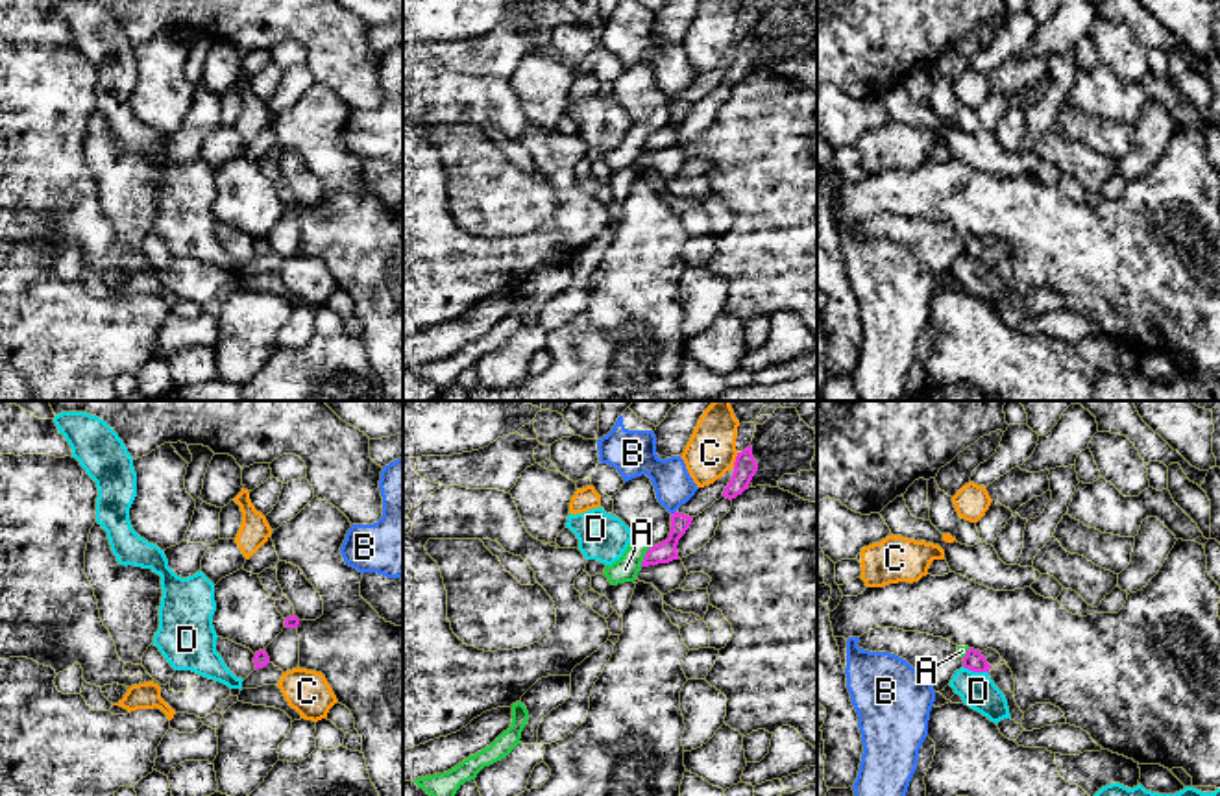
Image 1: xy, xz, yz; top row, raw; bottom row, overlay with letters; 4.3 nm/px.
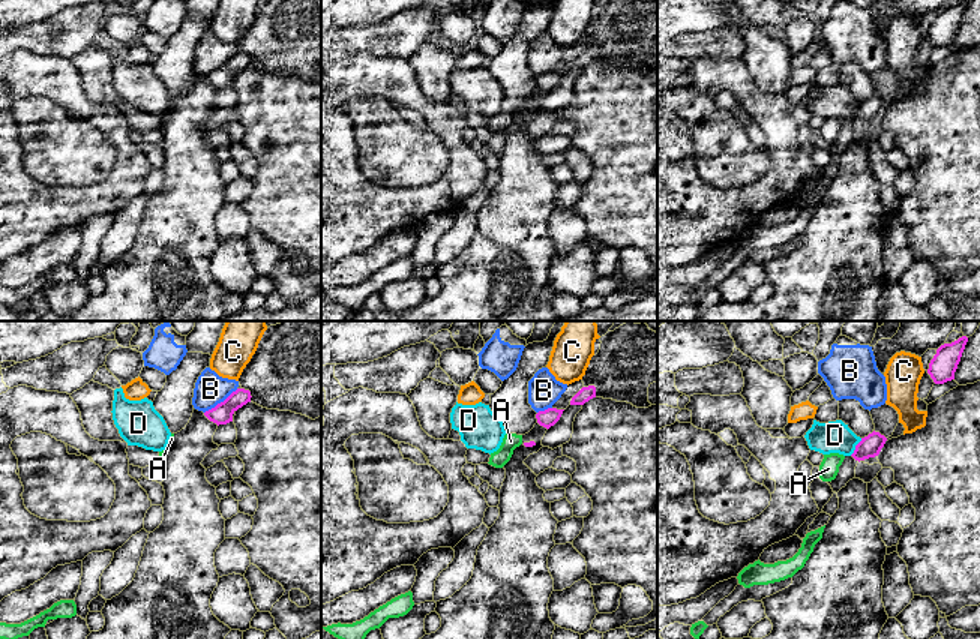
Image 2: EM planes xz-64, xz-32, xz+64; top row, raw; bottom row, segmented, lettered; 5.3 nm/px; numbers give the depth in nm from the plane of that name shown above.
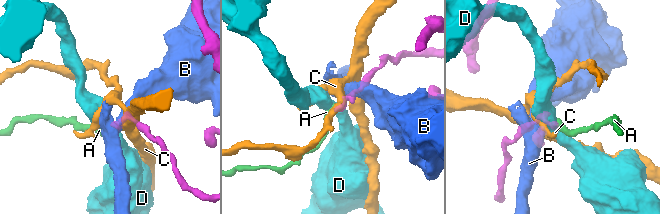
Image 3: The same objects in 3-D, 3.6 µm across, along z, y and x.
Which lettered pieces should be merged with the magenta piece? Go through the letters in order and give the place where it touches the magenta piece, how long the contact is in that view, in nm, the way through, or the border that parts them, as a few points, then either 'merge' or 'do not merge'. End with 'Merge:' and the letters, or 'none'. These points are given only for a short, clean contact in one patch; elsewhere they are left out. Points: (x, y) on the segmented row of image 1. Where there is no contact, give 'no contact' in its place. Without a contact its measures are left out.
A: contact xz (646, 556); length 110 nm; border xz (651, 545), (640, 566); do not merge
B: contact xz (675, 512); length 30 nm; border xz (675, 510), (671, 514); do not merge
C: contact xz (736, 460); length 70 nm; border xz (738, 453), (732, 466); do not merge
D: contact yz (976, 671); length 120 nm; border yz (963, 665), (988, 673); do not merge
Merge: none

